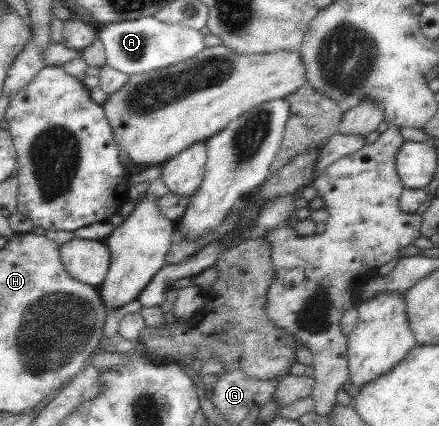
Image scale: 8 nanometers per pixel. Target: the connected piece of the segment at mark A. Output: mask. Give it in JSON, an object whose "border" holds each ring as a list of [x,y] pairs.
{"border":[[[153,16],[101,24],[98,29],[98,39],[105,49],[106,65],[129,76],[161,69],[193,57],[205,48],[203,38],[197,29],[161,23]]]}

